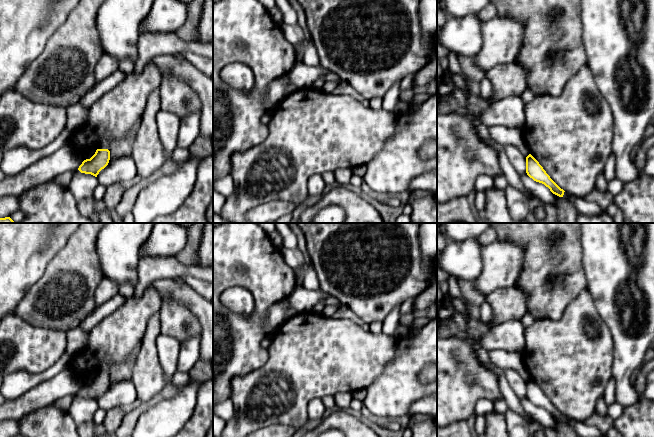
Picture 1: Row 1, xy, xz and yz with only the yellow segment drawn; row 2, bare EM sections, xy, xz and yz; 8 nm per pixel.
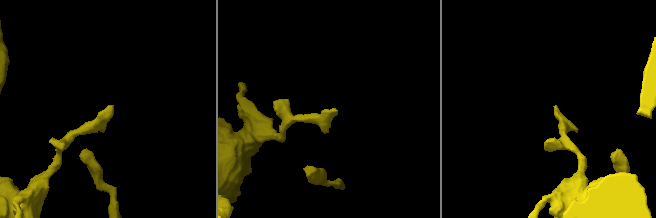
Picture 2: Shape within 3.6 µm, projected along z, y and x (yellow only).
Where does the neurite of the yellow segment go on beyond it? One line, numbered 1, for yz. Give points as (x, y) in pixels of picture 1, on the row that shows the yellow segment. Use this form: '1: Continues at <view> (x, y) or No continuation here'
1: No continuation here

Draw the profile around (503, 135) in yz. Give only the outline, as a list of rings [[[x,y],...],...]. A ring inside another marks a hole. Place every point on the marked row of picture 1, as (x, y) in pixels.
[[[492,126],[488,128],[489,135],[496,143],[506,146],[508,144],[514,145],[527,157],[530,152],[527,148],[523,138],[522,130],[515,127],[506,126]]]

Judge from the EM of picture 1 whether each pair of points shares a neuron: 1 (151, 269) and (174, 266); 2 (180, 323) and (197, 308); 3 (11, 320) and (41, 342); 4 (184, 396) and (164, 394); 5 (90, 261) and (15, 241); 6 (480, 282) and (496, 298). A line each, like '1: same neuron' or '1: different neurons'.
1: same neuron
2: different neurons
3: same neuron
4: different neurons
5: different neurons
6: different neurons

